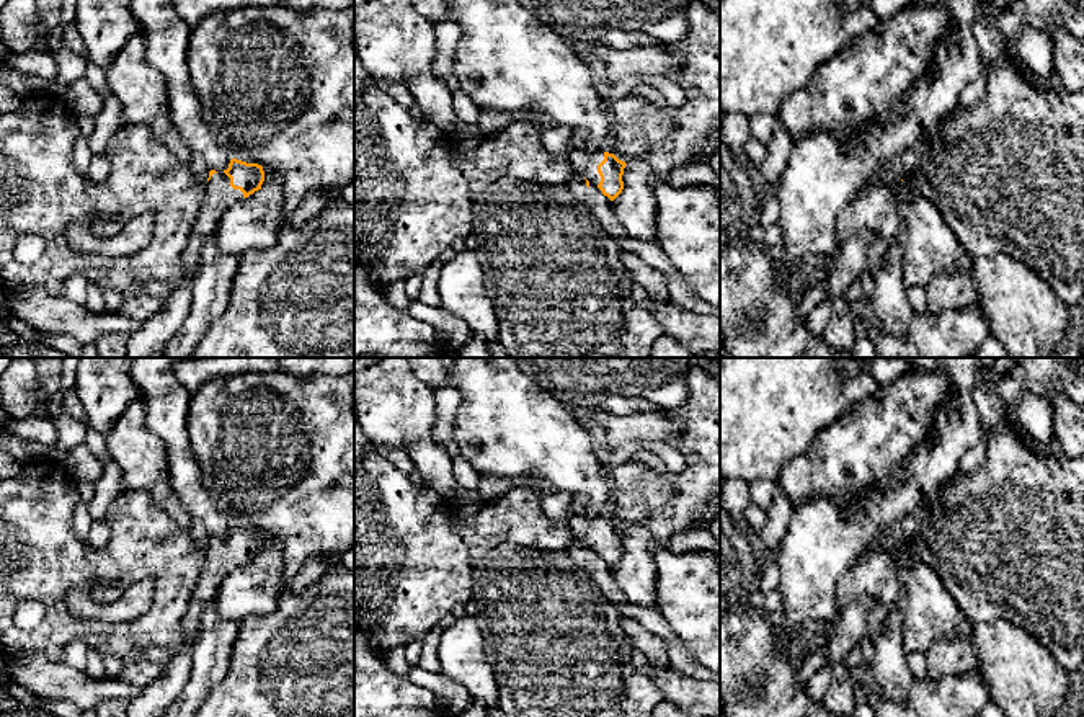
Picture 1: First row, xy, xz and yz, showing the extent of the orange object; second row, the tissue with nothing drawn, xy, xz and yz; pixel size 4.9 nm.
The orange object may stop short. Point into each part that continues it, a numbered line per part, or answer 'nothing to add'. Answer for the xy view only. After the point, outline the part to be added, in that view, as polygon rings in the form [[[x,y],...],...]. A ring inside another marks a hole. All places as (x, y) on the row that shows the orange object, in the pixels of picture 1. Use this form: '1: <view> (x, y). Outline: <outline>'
1: xy (149, 342). Outline: [[[224,171],[214,173],[206,183],[204,203],[184,248],[184,274],[162,301],[160,309],[129,336],[124,358],[163,356],[168,340],[188,317],[193,301],[191,279],[201,263],[202,245],[217,229],[219,220],[242,199],[243,193],[230,186],[230,178]]]

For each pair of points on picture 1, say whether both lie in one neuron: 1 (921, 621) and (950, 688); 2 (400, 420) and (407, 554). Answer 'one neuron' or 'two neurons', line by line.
1: two neurons
2: two neurons

